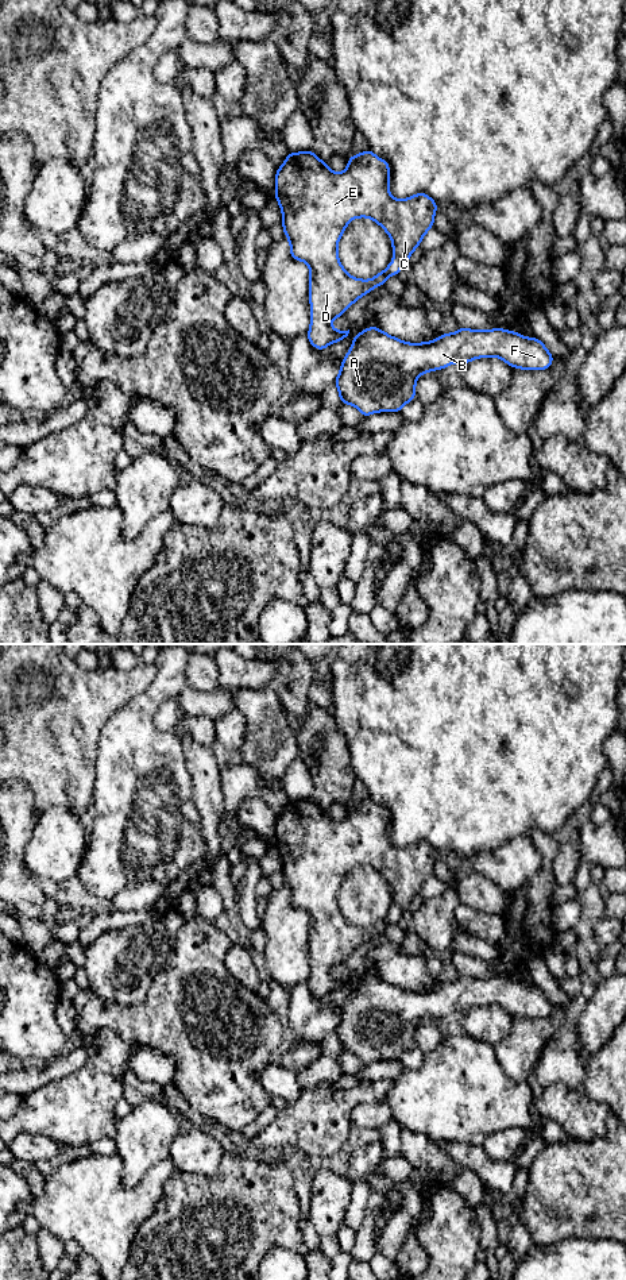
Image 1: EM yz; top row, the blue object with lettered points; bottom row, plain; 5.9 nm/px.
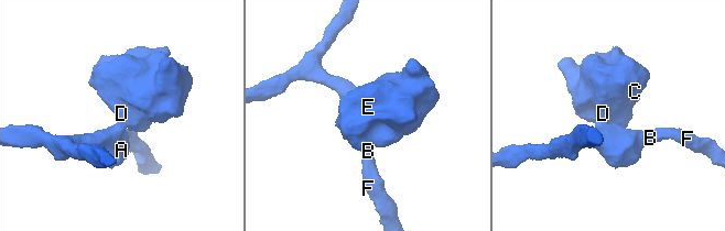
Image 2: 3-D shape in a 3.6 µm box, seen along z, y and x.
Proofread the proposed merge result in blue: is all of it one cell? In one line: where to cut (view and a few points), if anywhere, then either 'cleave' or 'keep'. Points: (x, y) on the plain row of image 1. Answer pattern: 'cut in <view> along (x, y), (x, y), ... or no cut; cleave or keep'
no cut; keep

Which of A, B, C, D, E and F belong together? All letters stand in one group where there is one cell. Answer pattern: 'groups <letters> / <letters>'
groups A B C D E F

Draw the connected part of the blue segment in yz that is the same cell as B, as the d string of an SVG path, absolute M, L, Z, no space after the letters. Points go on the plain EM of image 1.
M367 975L353 986L335 1033L340 1042L340 1052L353 1053L366 1067L376 1060L401 1060L405 1052L416 1046L416 1030L421 1022L447 1017L451 1011L467 1013L472 1007L490 1005L498 1005L514 1017L546 1018L552 1014L554 1003L540 987L525 986L503 976L488 979L459 976L432 990L406 991L380 976Z

